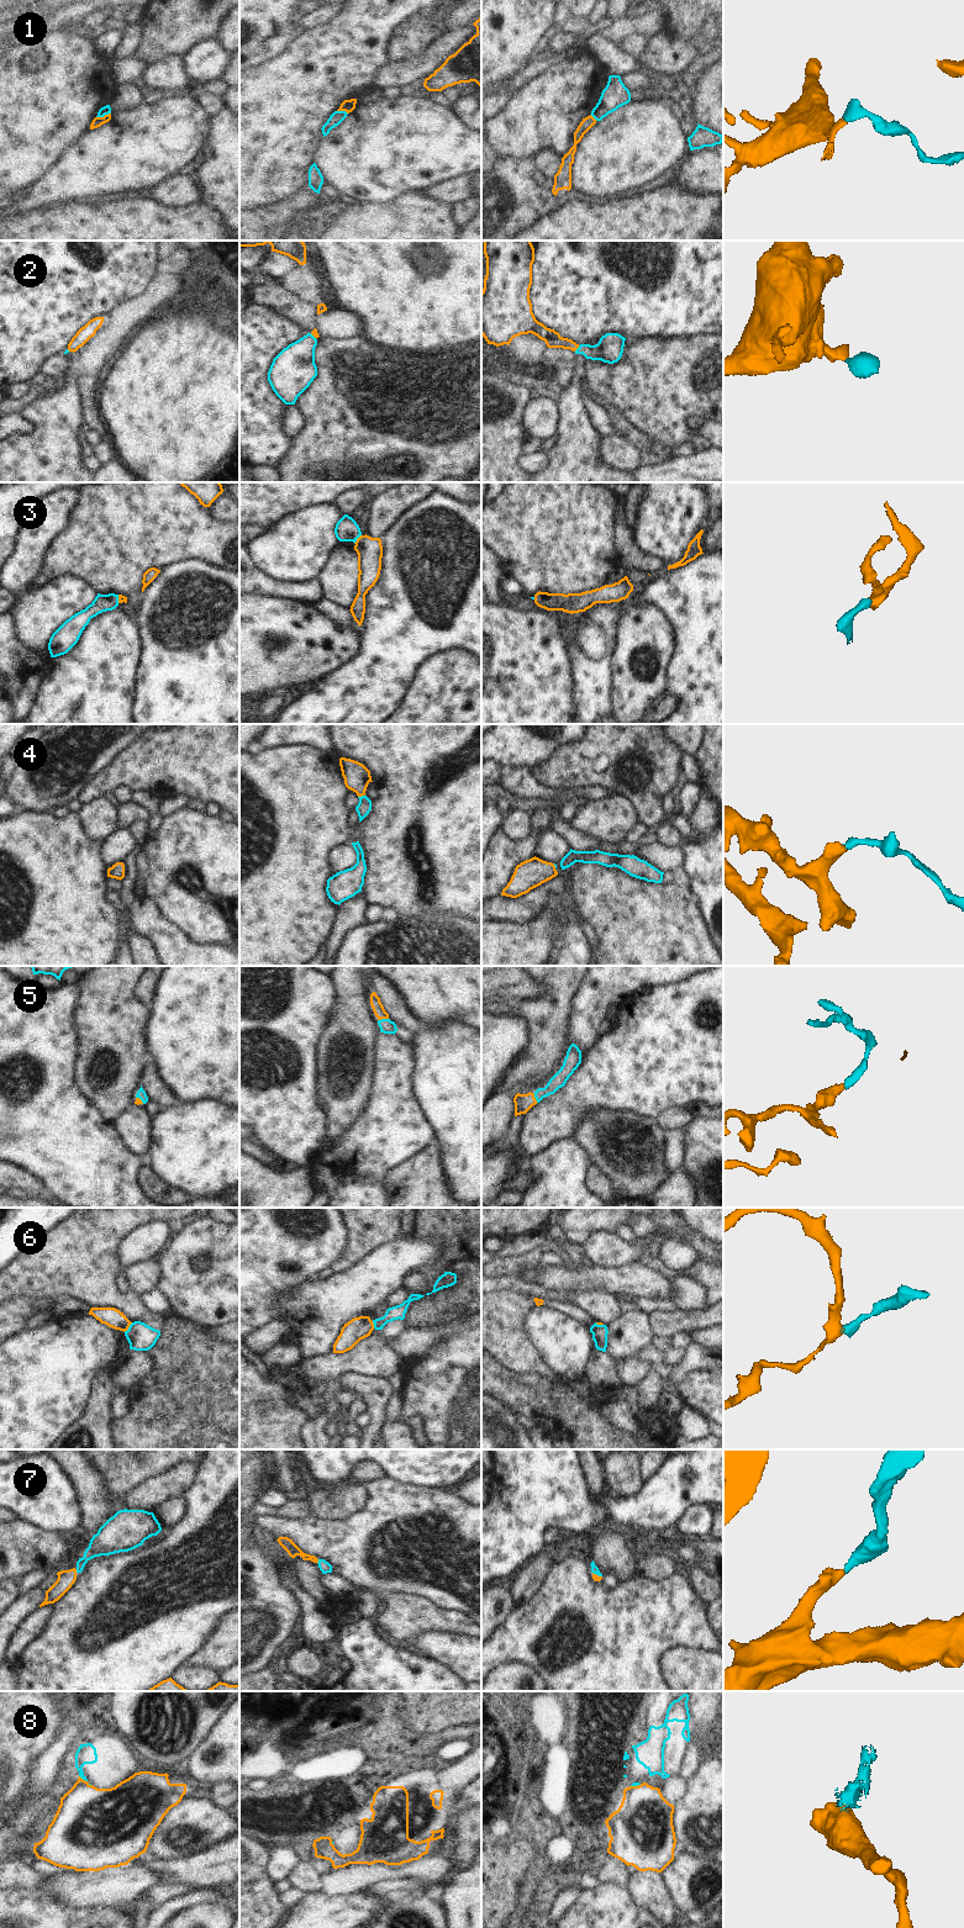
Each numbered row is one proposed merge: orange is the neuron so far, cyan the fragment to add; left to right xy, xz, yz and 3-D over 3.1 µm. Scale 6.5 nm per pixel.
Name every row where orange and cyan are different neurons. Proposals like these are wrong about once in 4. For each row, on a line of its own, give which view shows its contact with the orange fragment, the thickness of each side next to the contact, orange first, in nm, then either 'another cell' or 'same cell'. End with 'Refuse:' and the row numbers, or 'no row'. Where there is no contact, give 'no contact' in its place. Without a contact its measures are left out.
1: xy | 70/60 nm | another cell
2: yz | 110/170 nm | same cell
3: xz | 170/150 nm | another cell
4: xz | 170/90 nm | same cell
5: xz | 70/90 nm | same cell
6: xy | 120/180 nm | another cell
7: xz | 80/80 nm | same cell
8: xy | 380/130 nm | another cell
Refuse: 1, 3, 6, 8

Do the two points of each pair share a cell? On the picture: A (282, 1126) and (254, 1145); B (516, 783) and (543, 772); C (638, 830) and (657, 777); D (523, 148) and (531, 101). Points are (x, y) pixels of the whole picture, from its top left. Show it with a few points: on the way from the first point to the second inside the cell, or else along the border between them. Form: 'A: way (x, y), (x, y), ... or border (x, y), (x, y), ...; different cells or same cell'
A: border (253, 1134), (272, 1153), (282, 1160); different cells
B: border (531, 770), (531, 774), (542, 785), (559, 790); different cells
C: border (637, 820), (648, 828); different cells
D: way (523, 137), (523, 130), (531, 122), (531, 112); same cell

